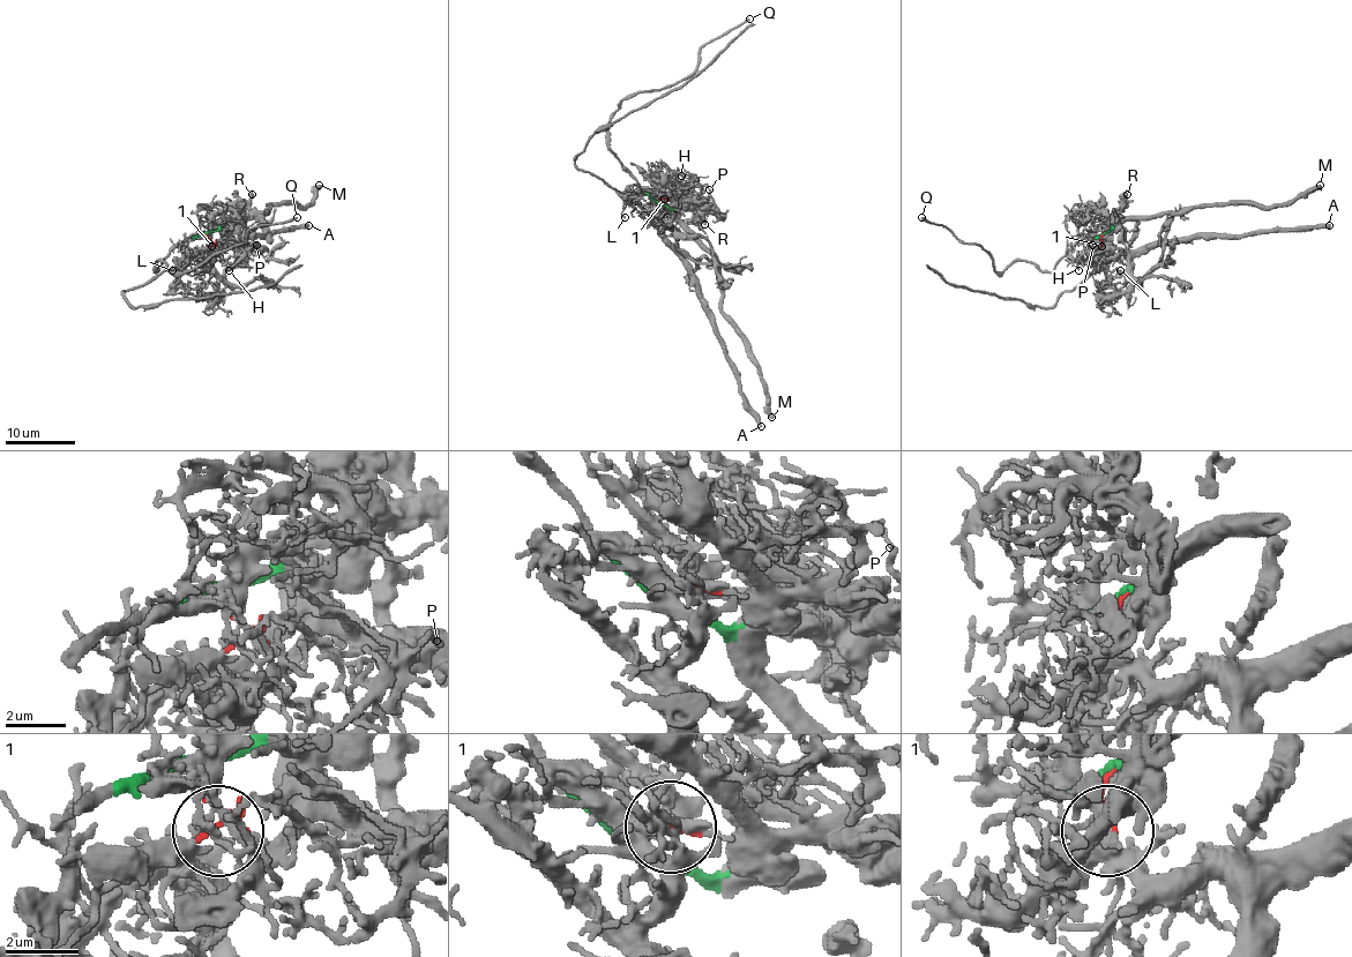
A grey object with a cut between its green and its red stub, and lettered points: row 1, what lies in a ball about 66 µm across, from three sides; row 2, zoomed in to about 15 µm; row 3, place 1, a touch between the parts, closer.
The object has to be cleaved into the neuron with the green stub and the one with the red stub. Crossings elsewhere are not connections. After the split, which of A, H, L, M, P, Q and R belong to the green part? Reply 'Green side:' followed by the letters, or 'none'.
Green side: H, M, P, Q, R

